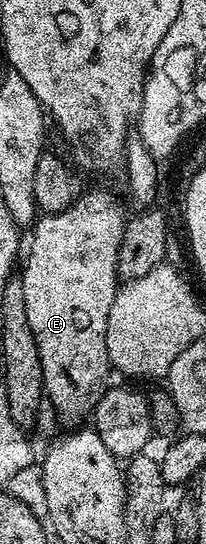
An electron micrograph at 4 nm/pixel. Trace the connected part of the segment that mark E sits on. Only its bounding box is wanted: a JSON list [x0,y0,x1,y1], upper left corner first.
[18,192,125,420]

